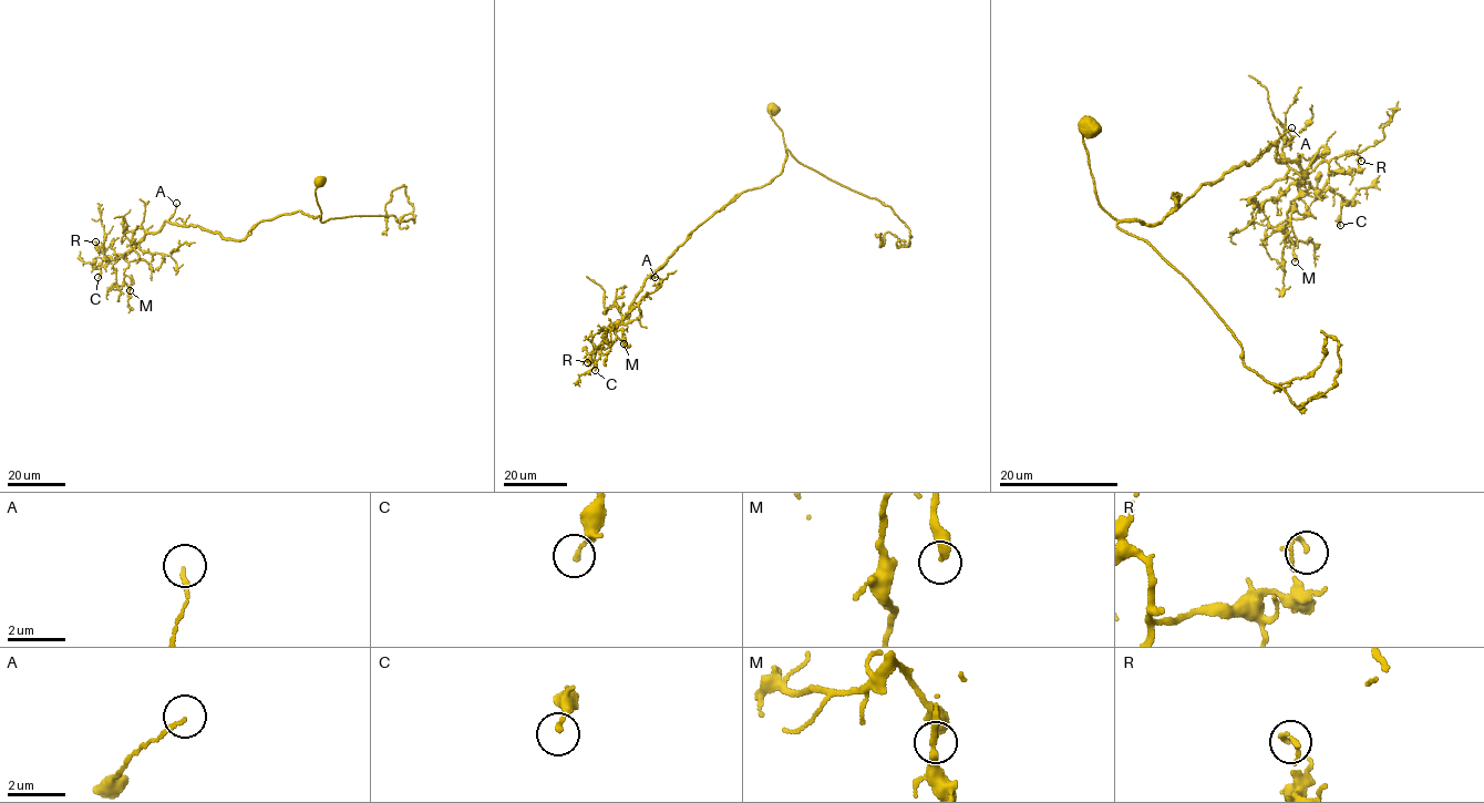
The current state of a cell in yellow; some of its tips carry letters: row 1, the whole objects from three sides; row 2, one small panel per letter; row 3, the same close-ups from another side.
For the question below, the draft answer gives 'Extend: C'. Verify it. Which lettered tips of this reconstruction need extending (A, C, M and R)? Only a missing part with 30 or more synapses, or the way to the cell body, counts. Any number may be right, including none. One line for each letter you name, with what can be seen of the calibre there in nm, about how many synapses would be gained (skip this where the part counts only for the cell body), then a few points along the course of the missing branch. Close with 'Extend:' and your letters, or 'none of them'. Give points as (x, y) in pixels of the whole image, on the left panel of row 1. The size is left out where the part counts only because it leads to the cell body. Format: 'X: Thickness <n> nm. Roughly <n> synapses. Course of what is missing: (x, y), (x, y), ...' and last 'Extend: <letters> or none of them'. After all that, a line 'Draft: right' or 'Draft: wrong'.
Extend: none of them
Draft: wrong

